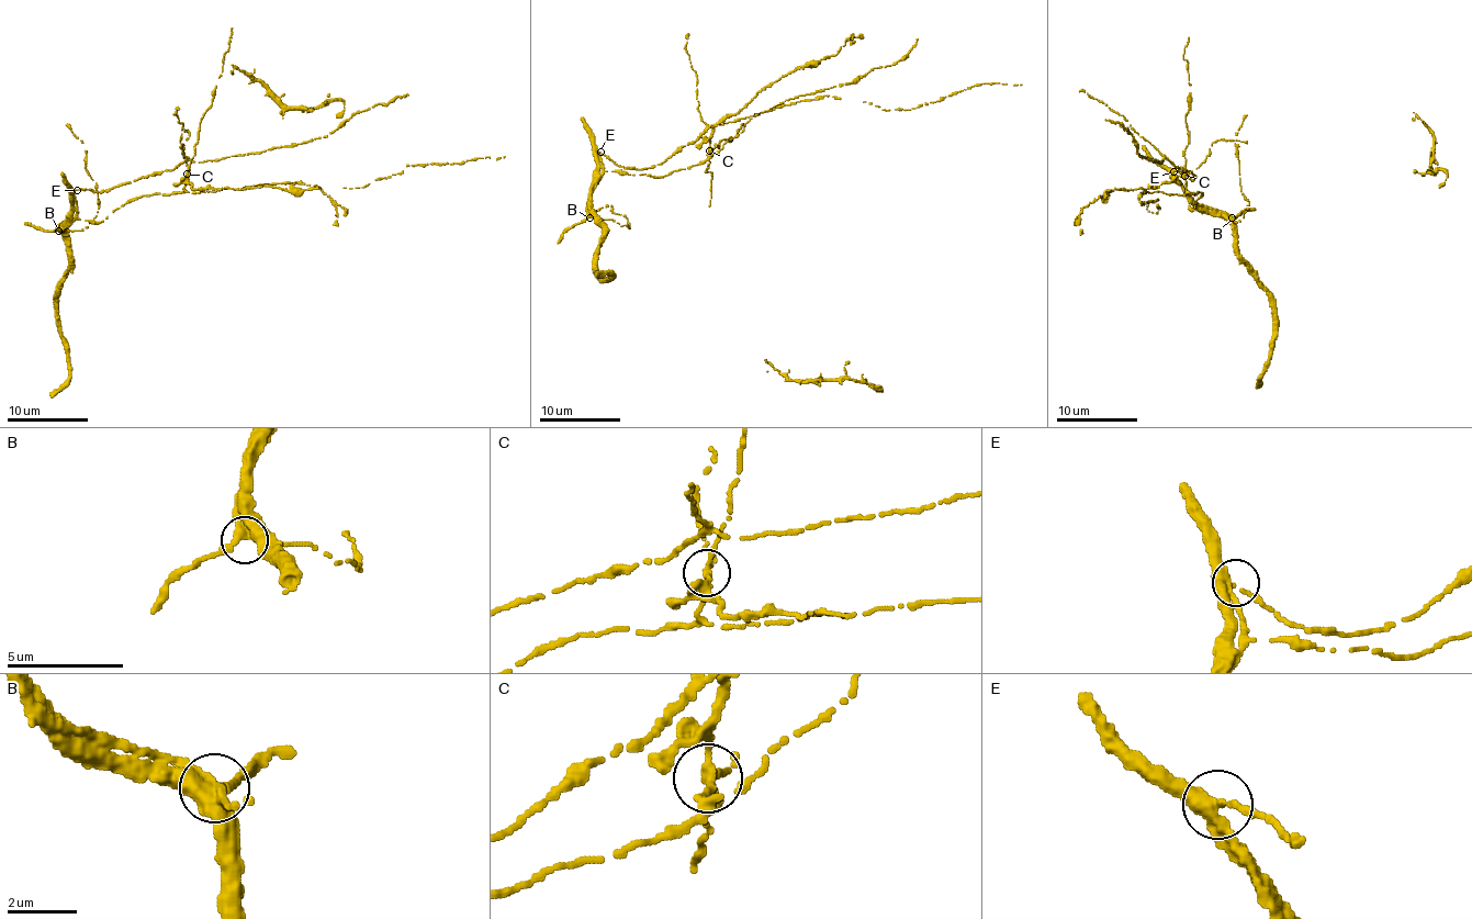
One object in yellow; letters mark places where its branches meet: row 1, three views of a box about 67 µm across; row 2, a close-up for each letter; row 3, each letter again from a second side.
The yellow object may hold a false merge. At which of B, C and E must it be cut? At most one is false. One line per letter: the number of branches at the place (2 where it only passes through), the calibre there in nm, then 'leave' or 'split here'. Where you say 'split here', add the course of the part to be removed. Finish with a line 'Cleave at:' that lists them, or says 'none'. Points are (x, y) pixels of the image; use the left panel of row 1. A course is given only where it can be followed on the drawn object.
B: 3 | 360 nm | leave
C: 3 | 240 nm | split here | (188, 175), (198, 189), (239, 190), (261, 186), (322, 190), (337, 211), (338, 226)
E: 3 | 240 nm | leave
Cleave at: C

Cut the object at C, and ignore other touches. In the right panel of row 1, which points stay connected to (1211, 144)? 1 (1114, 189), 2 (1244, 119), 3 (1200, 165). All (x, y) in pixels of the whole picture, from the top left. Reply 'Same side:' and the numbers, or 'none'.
Same side: 1, 3

